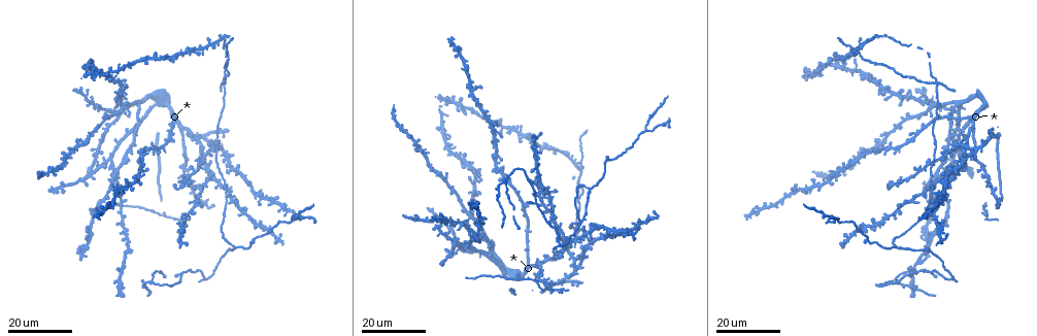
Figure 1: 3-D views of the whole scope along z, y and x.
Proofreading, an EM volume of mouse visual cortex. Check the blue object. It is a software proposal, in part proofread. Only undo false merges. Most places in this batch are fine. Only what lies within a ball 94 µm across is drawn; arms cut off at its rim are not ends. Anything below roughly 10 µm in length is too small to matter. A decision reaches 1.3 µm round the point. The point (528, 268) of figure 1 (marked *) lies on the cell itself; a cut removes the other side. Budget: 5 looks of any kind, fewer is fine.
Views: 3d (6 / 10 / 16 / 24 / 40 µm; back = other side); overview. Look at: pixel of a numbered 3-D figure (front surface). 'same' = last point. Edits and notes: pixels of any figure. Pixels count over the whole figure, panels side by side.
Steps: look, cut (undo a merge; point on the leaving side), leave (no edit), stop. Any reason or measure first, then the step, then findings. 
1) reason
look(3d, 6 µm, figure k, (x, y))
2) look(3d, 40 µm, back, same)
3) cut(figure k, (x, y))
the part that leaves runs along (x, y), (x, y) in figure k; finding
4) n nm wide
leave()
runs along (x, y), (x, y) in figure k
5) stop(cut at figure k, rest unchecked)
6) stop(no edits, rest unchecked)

side arm on a straight run
look(3d, 16 µm, figure 1, (236, 247))

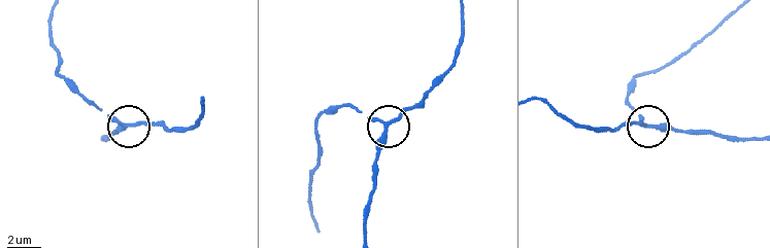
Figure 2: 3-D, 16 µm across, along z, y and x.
look(3d, 6 µm, figure 2, (388, 125))

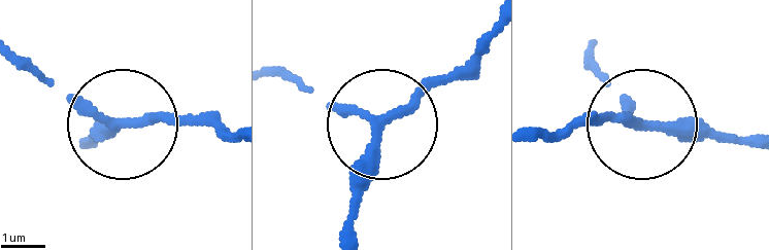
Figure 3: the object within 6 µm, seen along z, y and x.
look(3d, 6 µm, back, figure 3, (641, 122))

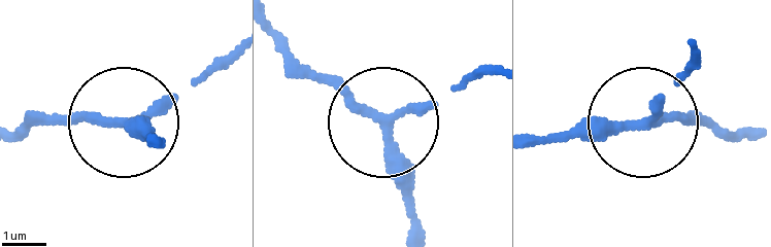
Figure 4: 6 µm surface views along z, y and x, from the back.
side arm 47 µm
leave()
runs along (693, 43), (693, 66), (644, 120), (714, 120) in figure 4; one cell here

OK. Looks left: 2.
thin arm on a thick one
look(3d, 24 µm, figure 1, (227, 194))

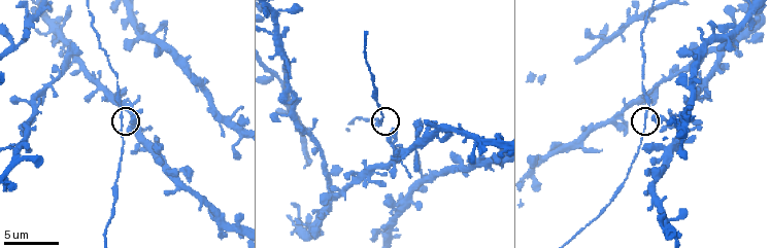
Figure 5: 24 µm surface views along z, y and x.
look(3d, 6 µm, figure 5, (644, 118))

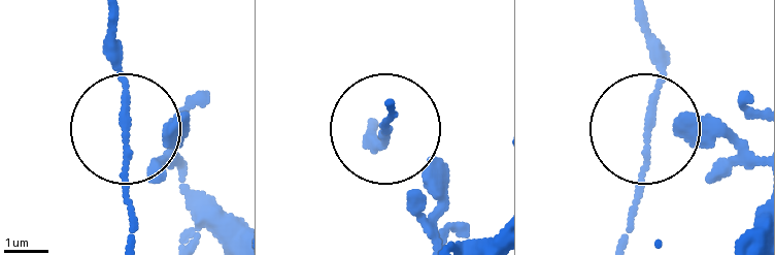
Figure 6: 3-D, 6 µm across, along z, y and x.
3 arms
leave()
runs along (754, 116), (721, 127), (647, 123), (655, 50), (644, 16) in figure 6; continuous, no second cell

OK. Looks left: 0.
stop(no edits, rest unchecked)

